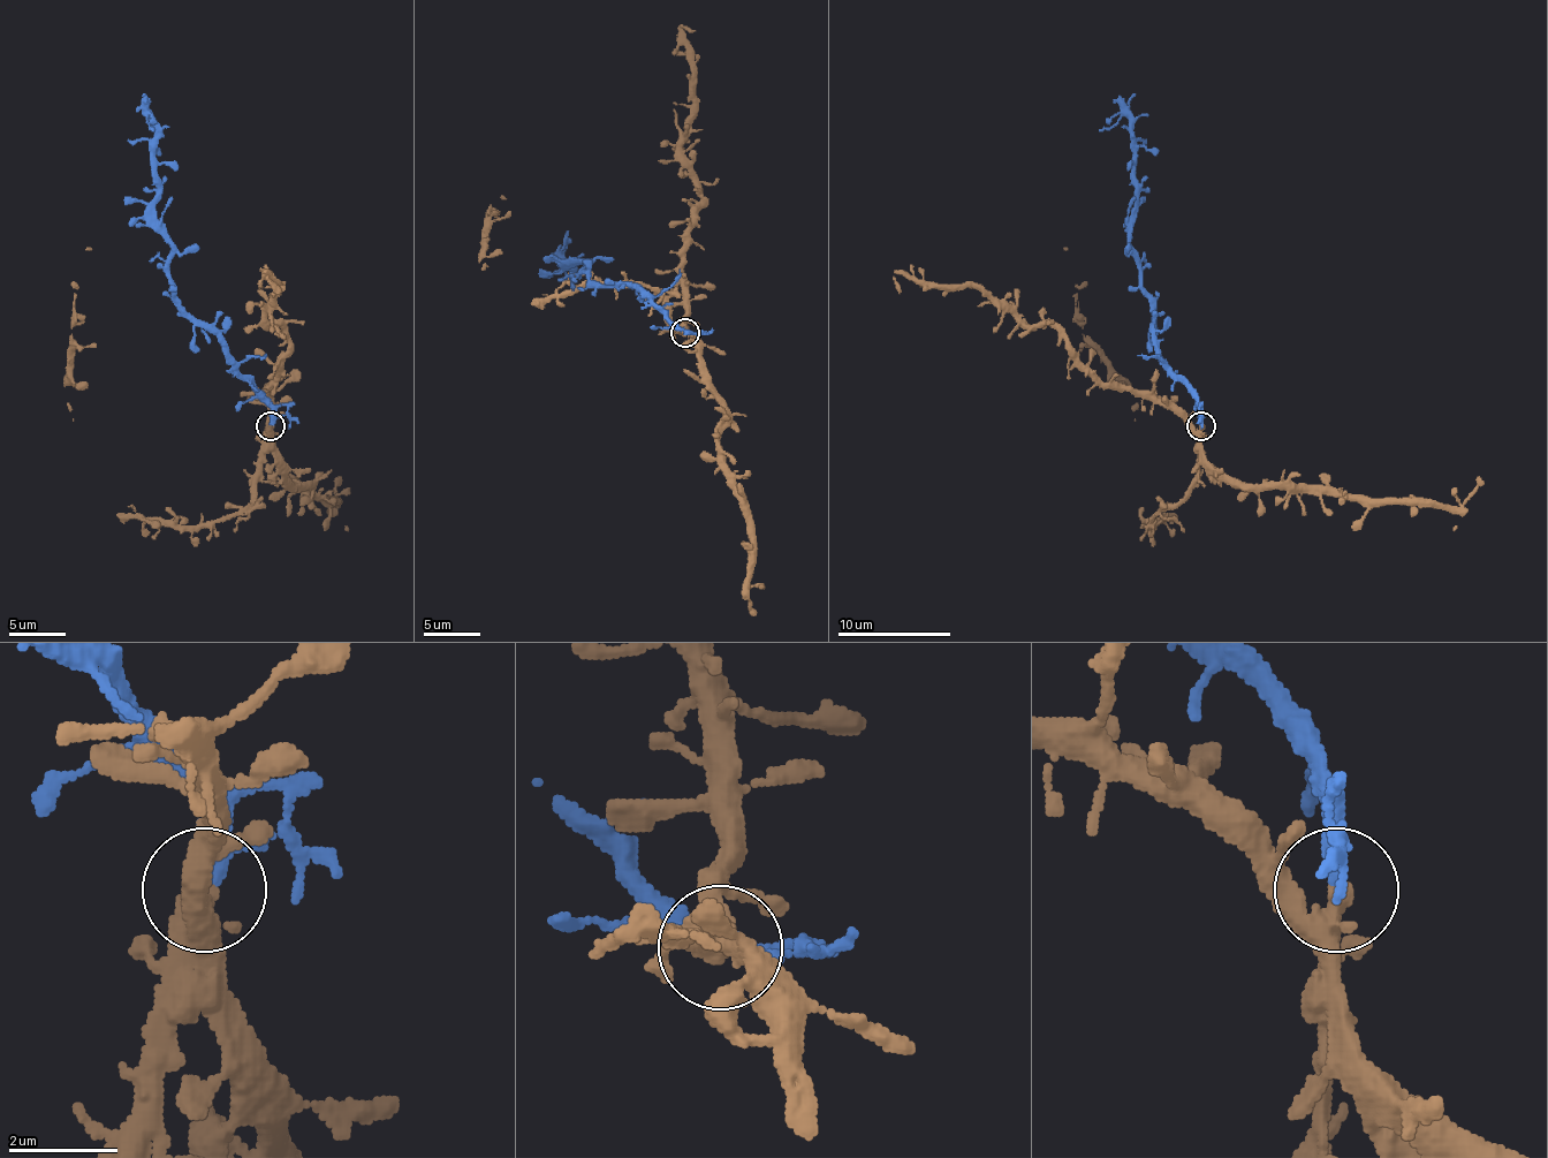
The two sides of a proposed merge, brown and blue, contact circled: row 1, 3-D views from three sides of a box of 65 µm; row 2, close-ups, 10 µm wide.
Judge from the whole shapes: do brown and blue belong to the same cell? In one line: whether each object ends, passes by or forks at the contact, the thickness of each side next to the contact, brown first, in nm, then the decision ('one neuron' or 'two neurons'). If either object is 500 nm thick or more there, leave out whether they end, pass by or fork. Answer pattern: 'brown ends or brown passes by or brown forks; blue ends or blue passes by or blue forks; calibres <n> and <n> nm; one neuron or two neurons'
brown passes by; blue passes by; calibres 380 and 280 nm; two neurons

